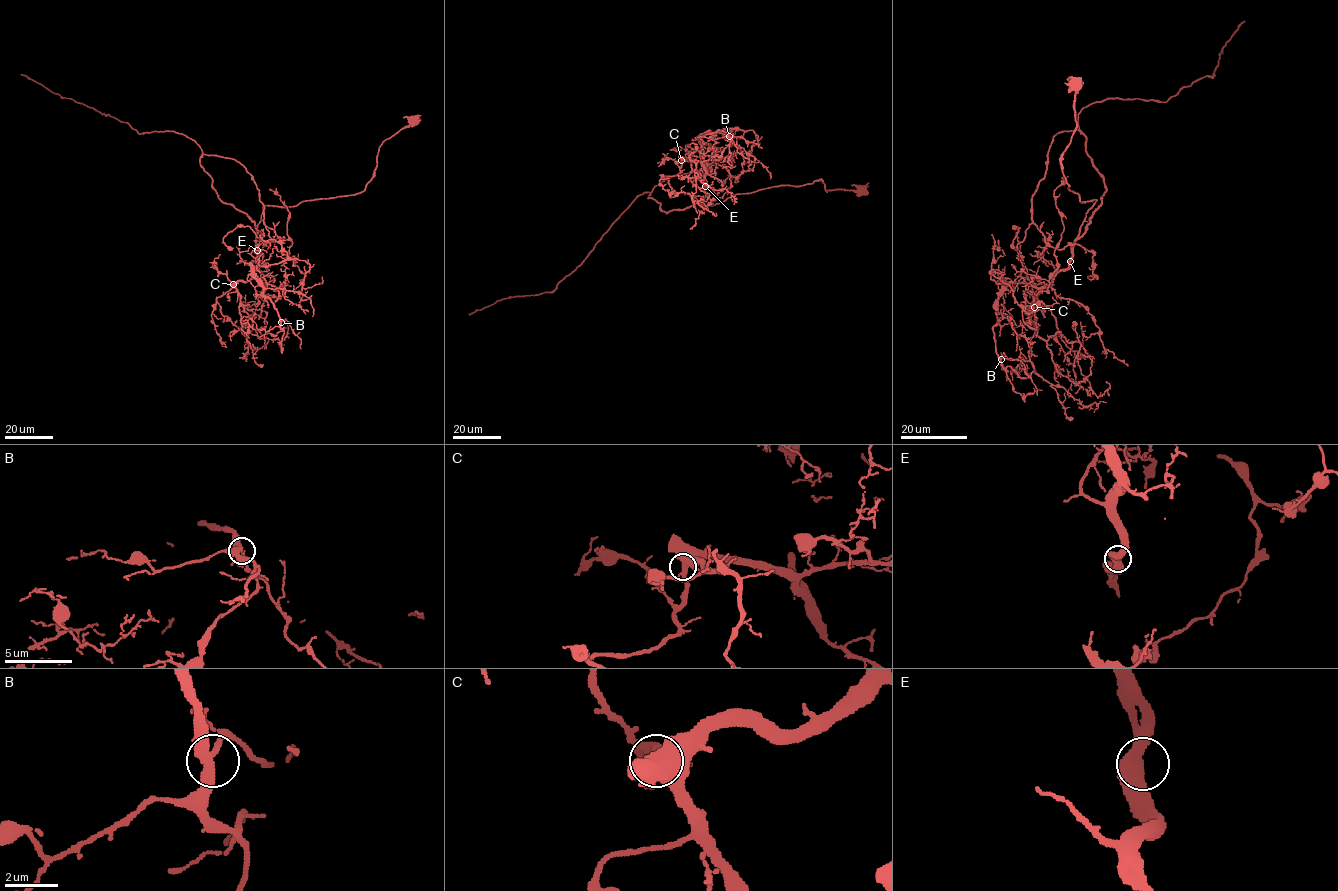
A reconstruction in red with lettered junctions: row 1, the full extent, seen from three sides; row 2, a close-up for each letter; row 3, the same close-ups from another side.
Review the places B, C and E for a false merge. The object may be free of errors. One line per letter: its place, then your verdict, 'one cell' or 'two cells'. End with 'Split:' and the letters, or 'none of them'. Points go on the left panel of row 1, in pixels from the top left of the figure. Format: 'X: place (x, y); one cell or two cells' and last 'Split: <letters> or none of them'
B: place (281, 322); one cell
C: place (233, 284); one cell
E: place (257, 250); one cell
Split: none of them

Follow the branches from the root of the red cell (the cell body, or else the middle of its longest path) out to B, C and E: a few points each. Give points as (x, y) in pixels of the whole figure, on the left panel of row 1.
B: (414, 118), (380, 146), (373, 176), (362, 191), (263, 207), (253, 272), (281, 322)
C: (414, 118), (380, 146), (362, 191), (264, 205), (257, 268), (233, 284)
E: (414, 118), (380, 146), (373, 176), (362, 191), (306, 200), (292, 206), (264, 205), (257, 227), (257, 251)

